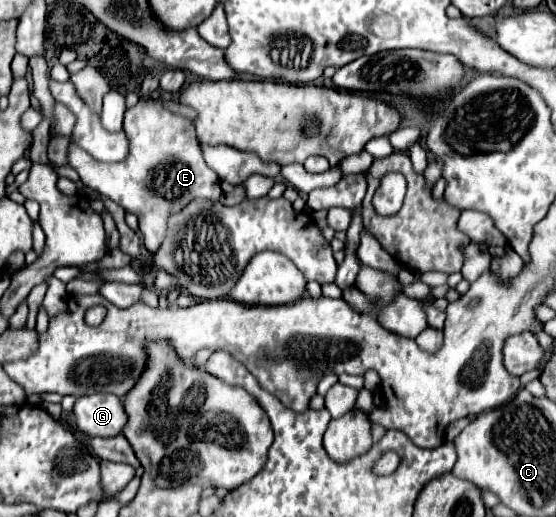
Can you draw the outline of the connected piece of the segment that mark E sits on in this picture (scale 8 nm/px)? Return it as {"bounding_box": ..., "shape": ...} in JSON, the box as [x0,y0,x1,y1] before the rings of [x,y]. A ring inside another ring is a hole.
{"bounding_box":[67,101,221,253],"shape":[[[139,101],[135,107],[127,109],[123,131],[127,133],[127,139],[131,143],[131,153],[125,161],[103,165],[91,155],[83,153],[83,149],[79,149],[77,145],[71,145],[71,139],[67,161],[87,187],[97,189],[99,193],[121,205],[127,213],[137,215],[143,245],[149,253],[155,253],[163,243],[163,237],[167,233],[167,217],[171,213],[177,213],[197,197],[211,201],[217,201],[221,197],[219,177],[207,167],[203,159],[193,123],[183,119],[181,115],[169,113],[159,103]]]}

